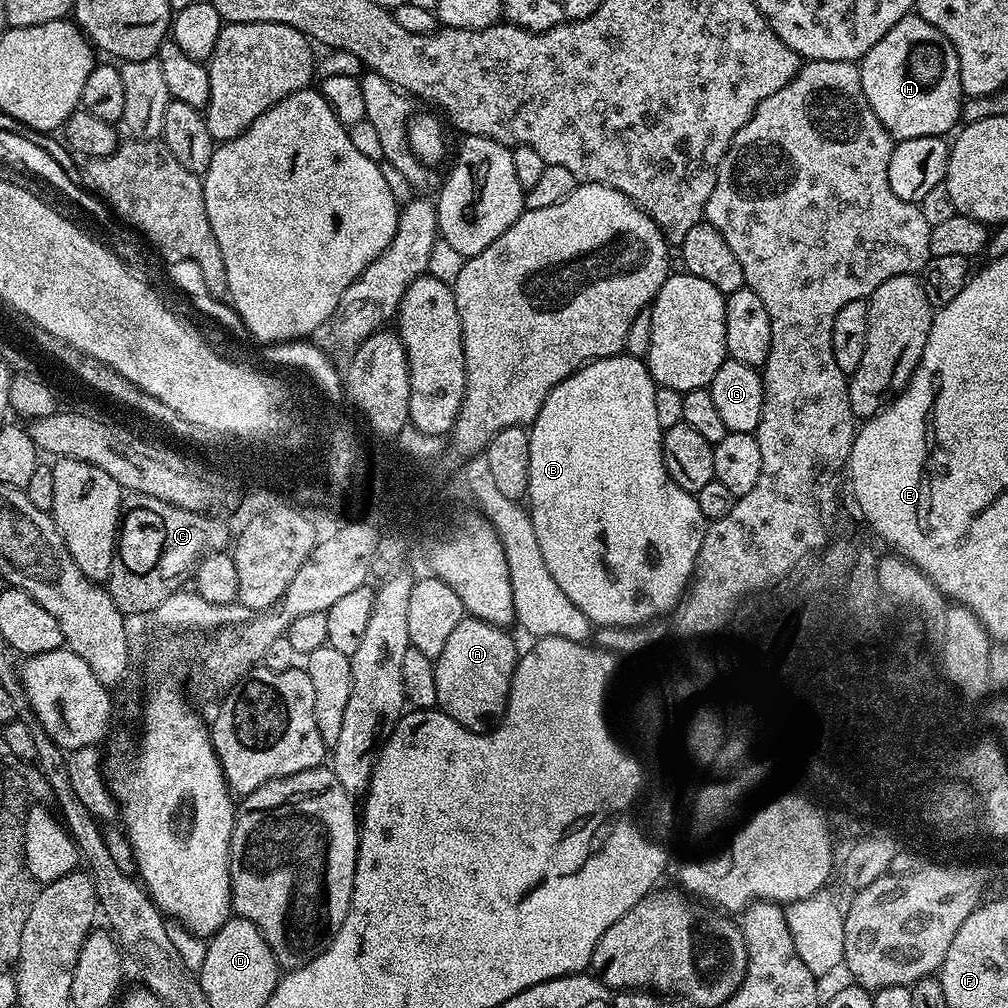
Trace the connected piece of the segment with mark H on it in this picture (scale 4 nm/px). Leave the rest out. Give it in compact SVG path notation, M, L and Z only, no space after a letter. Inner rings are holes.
M903 16L893 28L886 30L884 37L859 61L858 67L862 90L878 122L882 122L893 141L944 136L961 123L958 54L945 32L921 16Z

